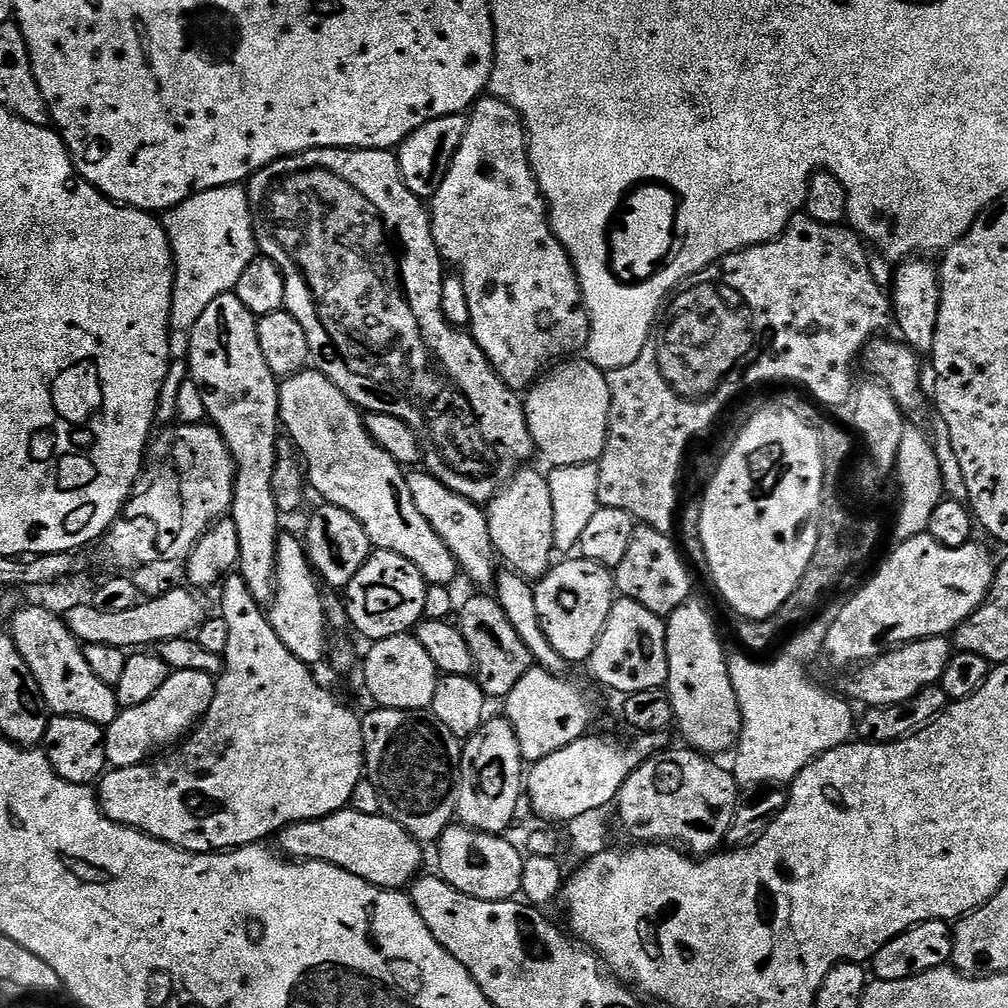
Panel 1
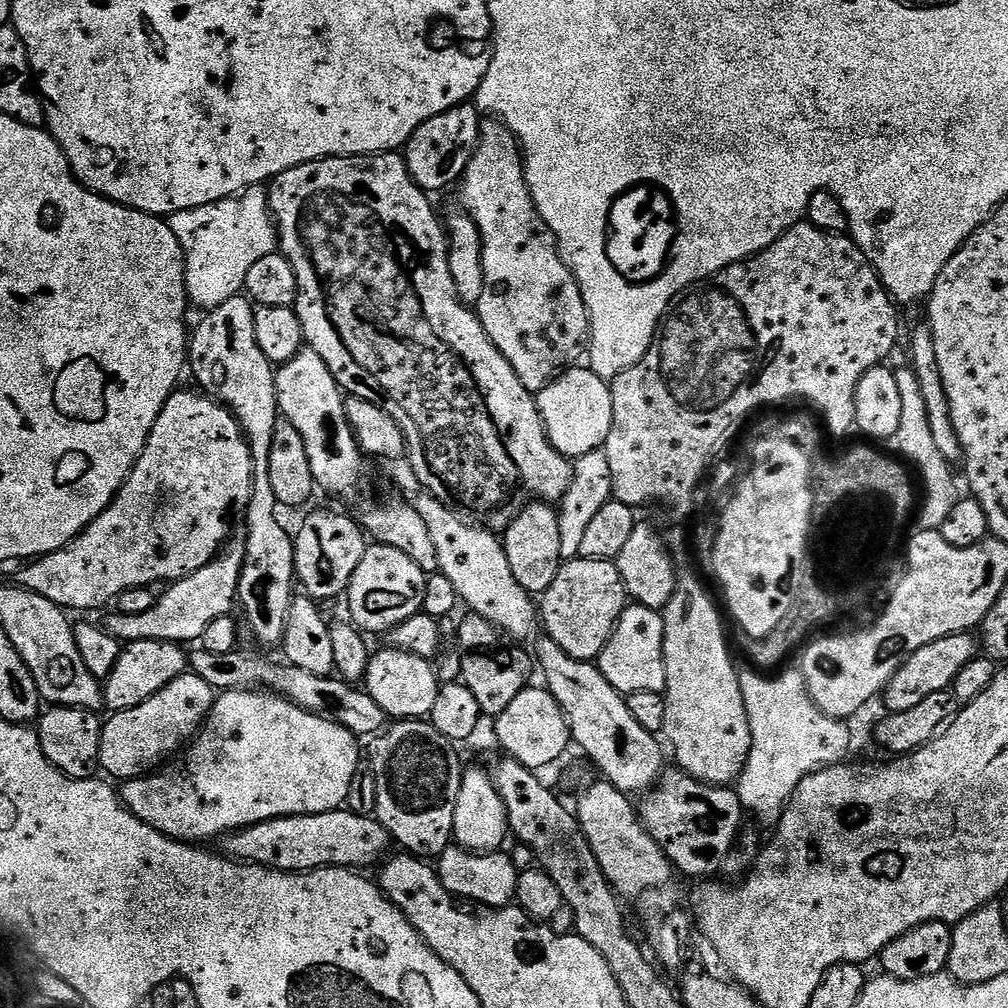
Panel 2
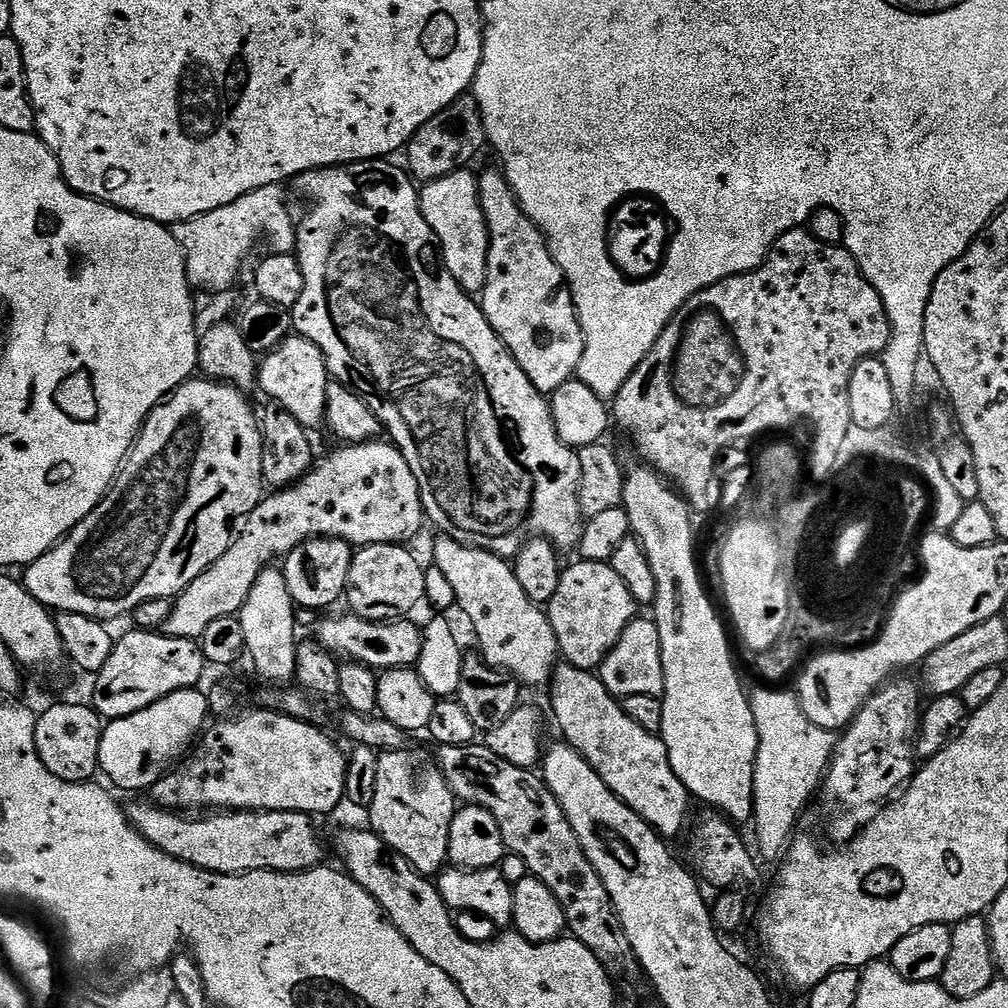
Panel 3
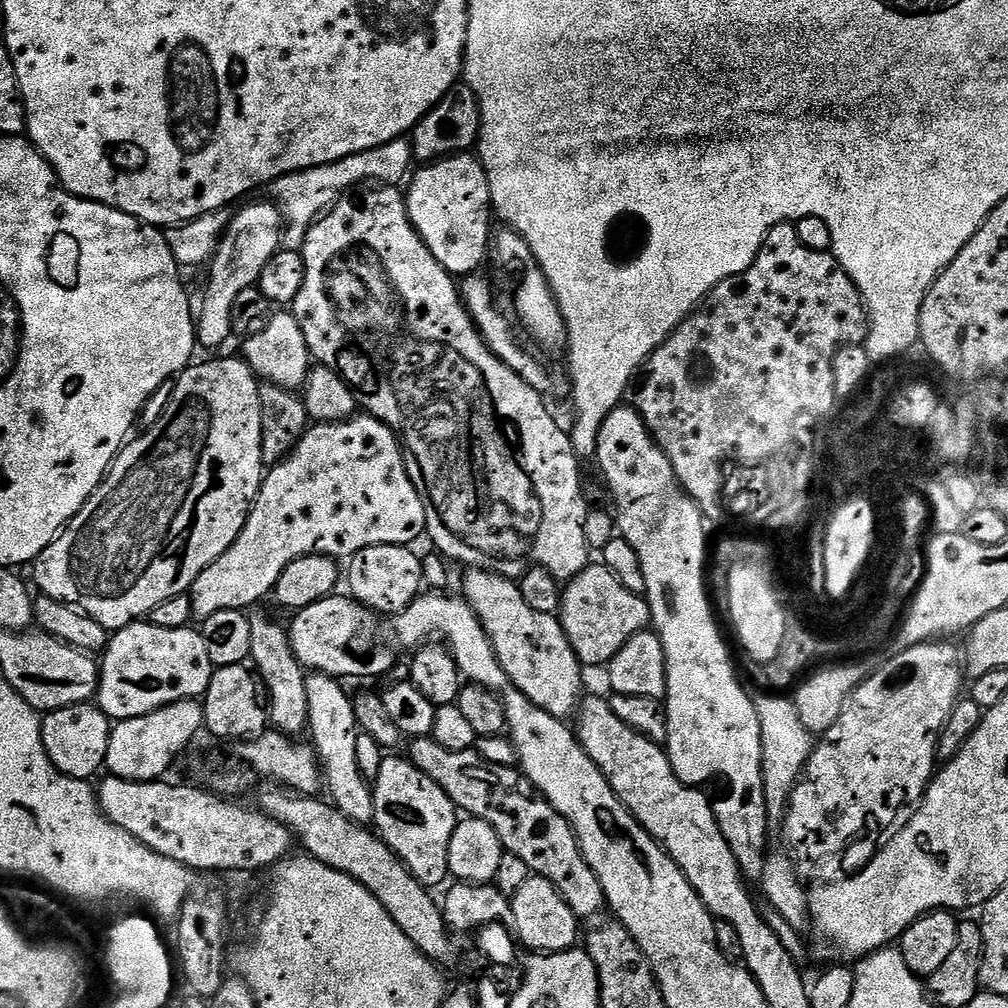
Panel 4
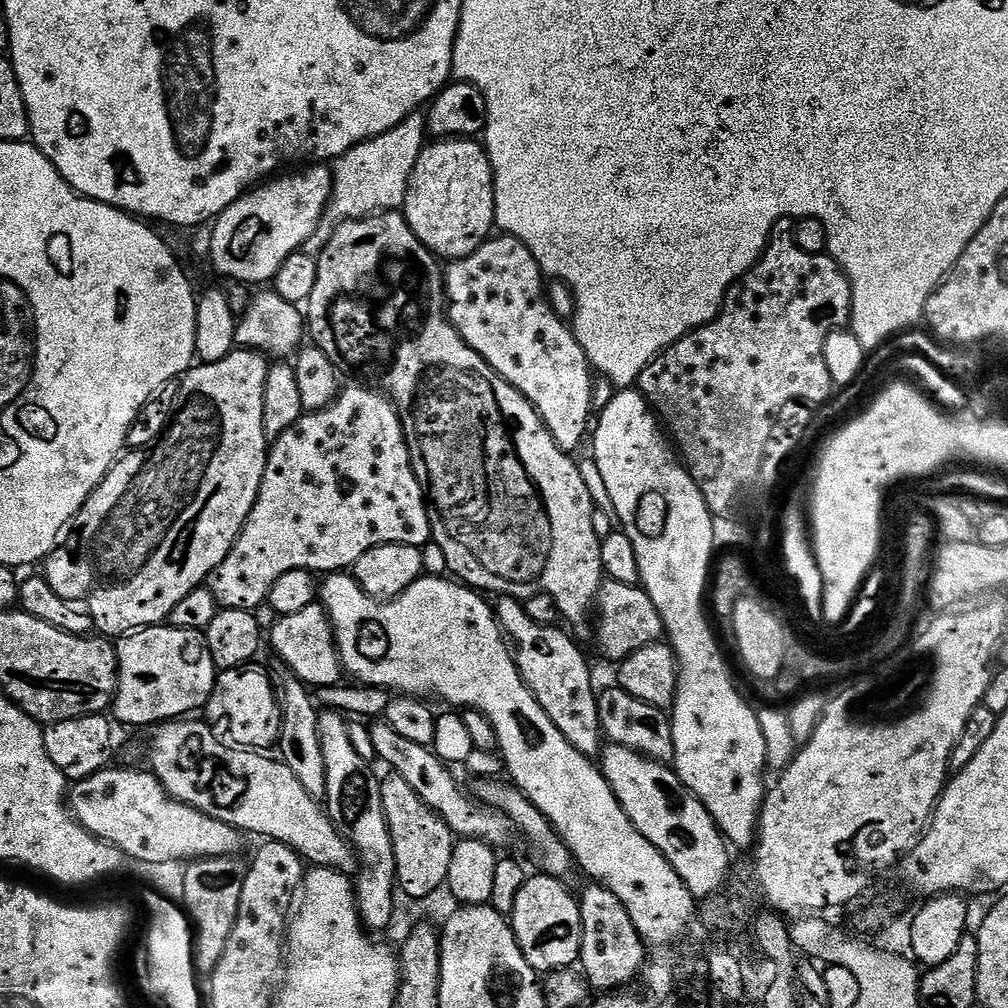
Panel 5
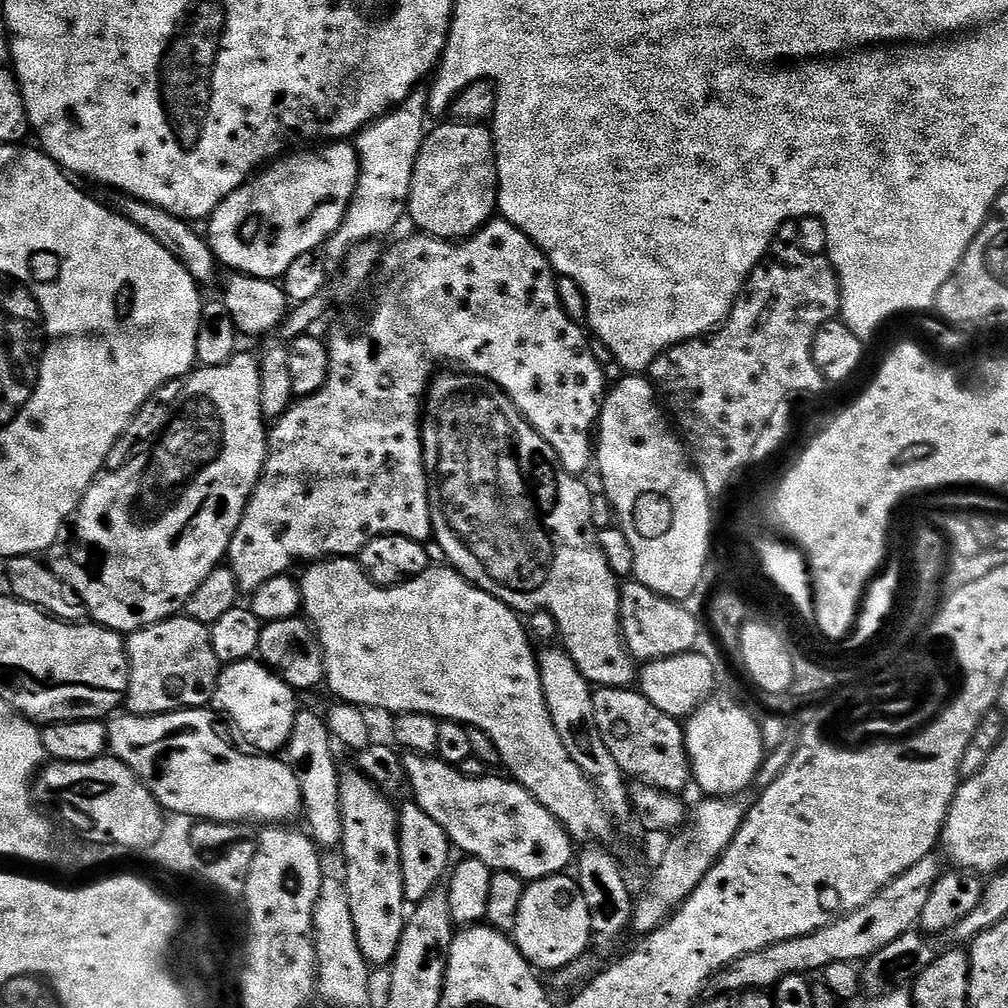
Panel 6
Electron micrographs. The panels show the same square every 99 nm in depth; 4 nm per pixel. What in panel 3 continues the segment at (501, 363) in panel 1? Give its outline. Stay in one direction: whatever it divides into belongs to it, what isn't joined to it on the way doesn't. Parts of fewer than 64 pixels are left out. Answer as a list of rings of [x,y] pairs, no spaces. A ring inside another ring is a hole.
[[[503,171],[480,172],[480,205],[488,223],[488,273],[478,303],[490,326],[522,366],[526,378],[545,398],[576,376],[584,335],[576,317],[572,291],[548,248],[540,227],[520,209]]]

